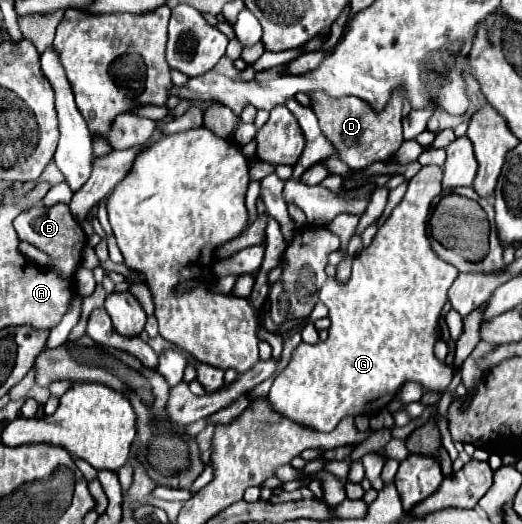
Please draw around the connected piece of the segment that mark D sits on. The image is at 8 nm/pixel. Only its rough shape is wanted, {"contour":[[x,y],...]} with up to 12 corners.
{"contour":[[313,92],[321,132],[349,168],[395,156],[403,142],[395,100],[363,100]]}

